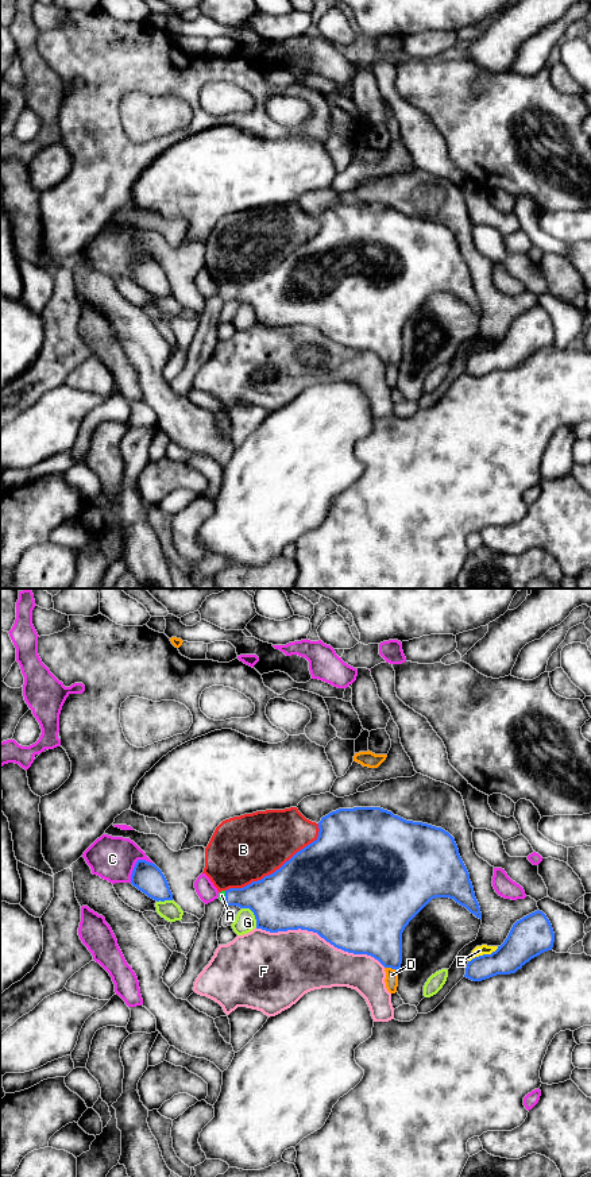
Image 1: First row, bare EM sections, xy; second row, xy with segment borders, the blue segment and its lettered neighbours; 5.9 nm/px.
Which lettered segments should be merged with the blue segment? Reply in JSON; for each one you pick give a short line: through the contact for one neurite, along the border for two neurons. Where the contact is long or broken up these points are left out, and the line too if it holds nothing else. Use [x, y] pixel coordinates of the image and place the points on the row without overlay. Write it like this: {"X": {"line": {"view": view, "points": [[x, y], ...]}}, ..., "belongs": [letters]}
{"A": {"line": {"view": "xy", "points": [[267, 293], [226, 293], [221, 290]]}}, "belongs": ["A"]}

